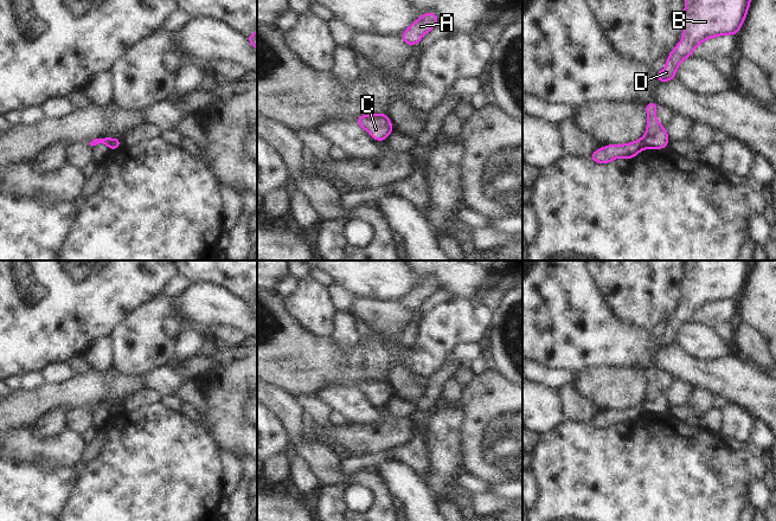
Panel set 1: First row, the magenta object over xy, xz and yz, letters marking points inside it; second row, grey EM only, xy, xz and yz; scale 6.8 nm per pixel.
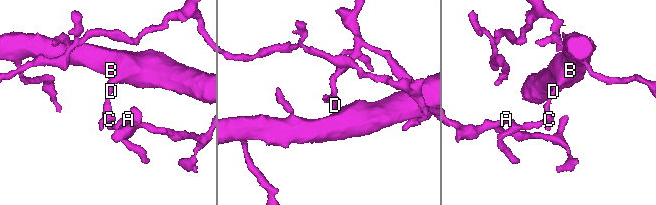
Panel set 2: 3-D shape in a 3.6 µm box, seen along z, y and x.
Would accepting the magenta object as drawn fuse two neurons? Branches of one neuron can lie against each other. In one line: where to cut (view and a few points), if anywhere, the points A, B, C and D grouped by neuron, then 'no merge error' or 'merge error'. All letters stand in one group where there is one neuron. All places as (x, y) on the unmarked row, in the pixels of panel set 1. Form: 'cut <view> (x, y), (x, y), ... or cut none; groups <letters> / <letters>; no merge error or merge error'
cut yz (642, 404), (647, 412); groups A / B C D; merge error

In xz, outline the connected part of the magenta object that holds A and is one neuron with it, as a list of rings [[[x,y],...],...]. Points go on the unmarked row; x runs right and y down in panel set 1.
[[[432,277],[424,278],[417,287],[412,288],[410,292],[400,301],[405,309],[411,313],[421,307],[423,301],[431,296],[438,287],[438,282]]]

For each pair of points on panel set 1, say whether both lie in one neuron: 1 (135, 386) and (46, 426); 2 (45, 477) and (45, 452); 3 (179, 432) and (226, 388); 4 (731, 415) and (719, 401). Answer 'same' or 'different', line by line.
1: different
2: different
3: different
4: different

